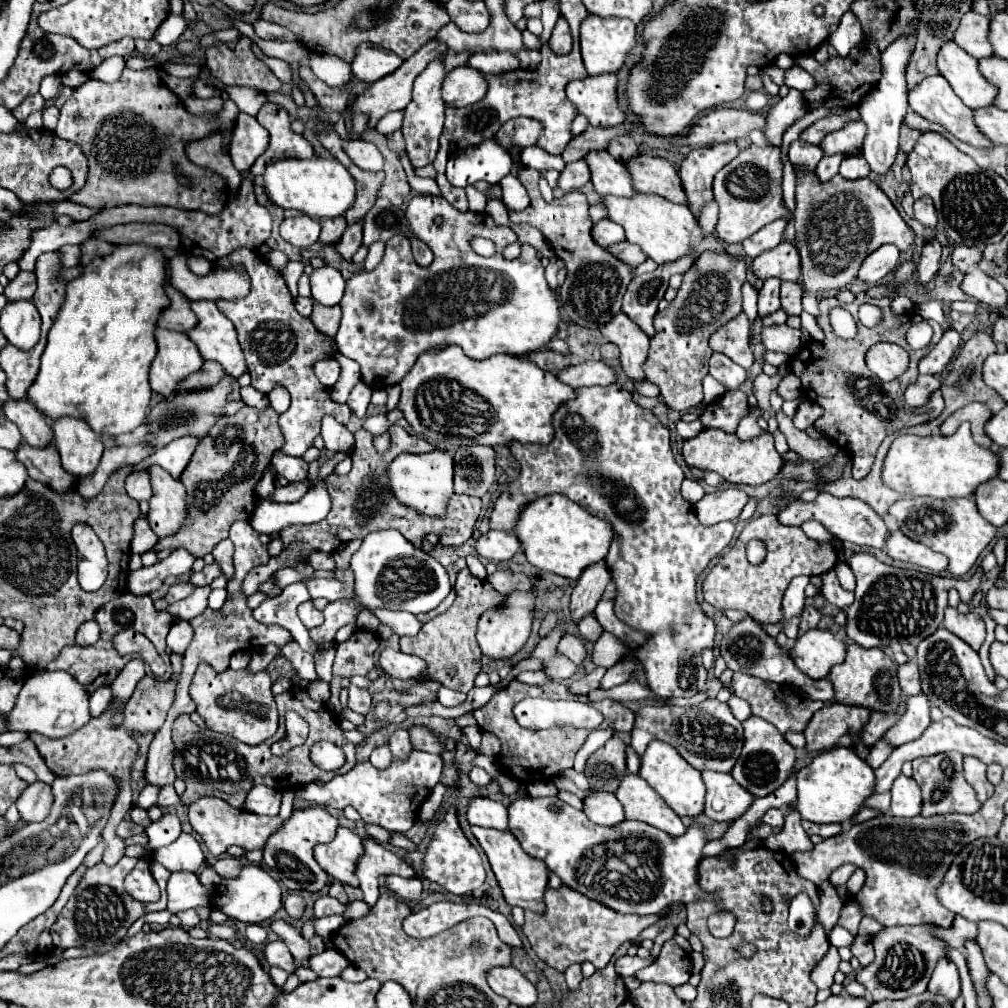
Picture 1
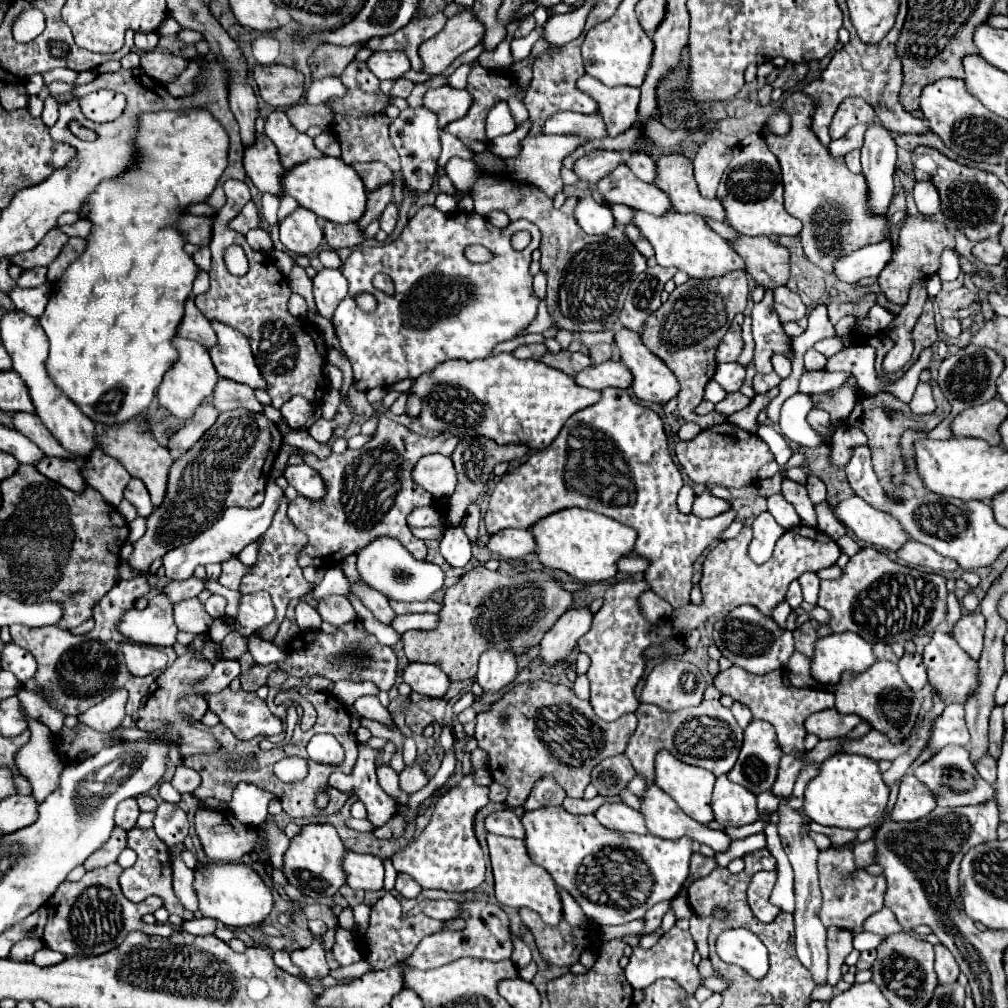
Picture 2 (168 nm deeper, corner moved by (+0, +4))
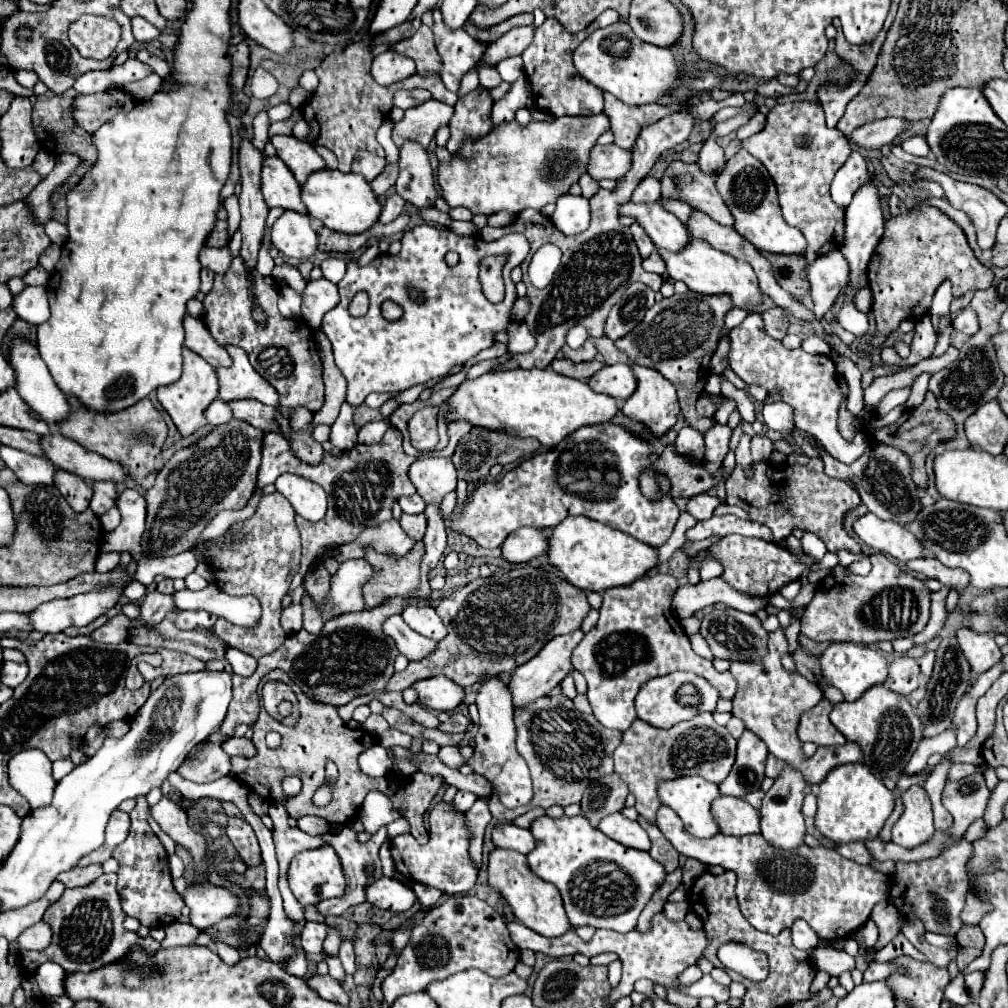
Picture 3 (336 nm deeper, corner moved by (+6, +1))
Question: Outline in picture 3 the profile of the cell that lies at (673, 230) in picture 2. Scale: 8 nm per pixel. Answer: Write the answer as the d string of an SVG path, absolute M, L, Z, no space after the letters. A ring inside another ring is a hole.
M690 237L688 247L684 247L684 251L664 251L664 249L656 249L656 251L666 263L666 273L676 281L684 281L690 291L704 293L704 295L726 293L730 295L734 307L746 309L750 313L756 311L756 305L762 301L762 291L758 287L754 269L744 261L738 261L722 251L716 251L708 241Z

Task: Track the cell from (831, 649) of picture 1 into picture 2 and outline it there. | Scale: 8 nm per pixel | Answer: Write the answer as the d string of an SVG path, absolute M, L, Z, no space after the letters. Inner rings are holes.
M854 632L830 634L814 644L812 676L820 684L838 684L844 672L858 676L876 662L872 644Z

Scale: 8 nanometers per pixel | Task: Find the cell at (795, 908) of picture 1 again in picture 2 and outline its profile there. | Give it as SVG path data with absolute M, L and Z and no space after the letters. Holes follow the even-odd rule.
M782 798L778 804L780 822L778 822L778 834L782 840L782 848L790 858L790 864L794 868L794 892L796 892L796 954L798 960L812 972L812 980L818 986L828 984L828 950L826 950L826 928L818 920L818 904L822 904L822 894L818 892L818 874L816 874L816 860L818 860L818 848L814 840L808 836L806 818L800 810L794 810L788 806L788 798Z

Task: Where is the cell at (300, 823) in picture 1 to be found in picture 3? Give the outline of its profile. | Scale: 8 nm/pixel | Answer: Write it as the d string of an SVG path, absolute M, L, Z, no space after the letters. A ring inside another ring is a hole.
M330 845L300 851L288 867L288 883L302 905L344 895L344 873Z

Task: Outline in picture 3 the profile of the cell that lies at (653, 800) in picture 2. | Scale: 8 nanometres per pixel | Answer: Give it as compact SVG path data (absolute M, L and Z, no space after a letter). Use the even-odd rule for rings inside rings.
M662 805L656 811L656 825L678 853L694 857L706 865L720 865L736 871L736 897L742 915L752 927L770 935L778 935L800 917L808 921L820 939L844 939L868 921L878 901L888 897L888 875L882 875L868 865L858 865L852 859L844 859L836 849L826 845L802 845L796 851L780 851L766 843L762 835L730 837L718 833L712 839L696 839L684 829L682 819L668 805Z

